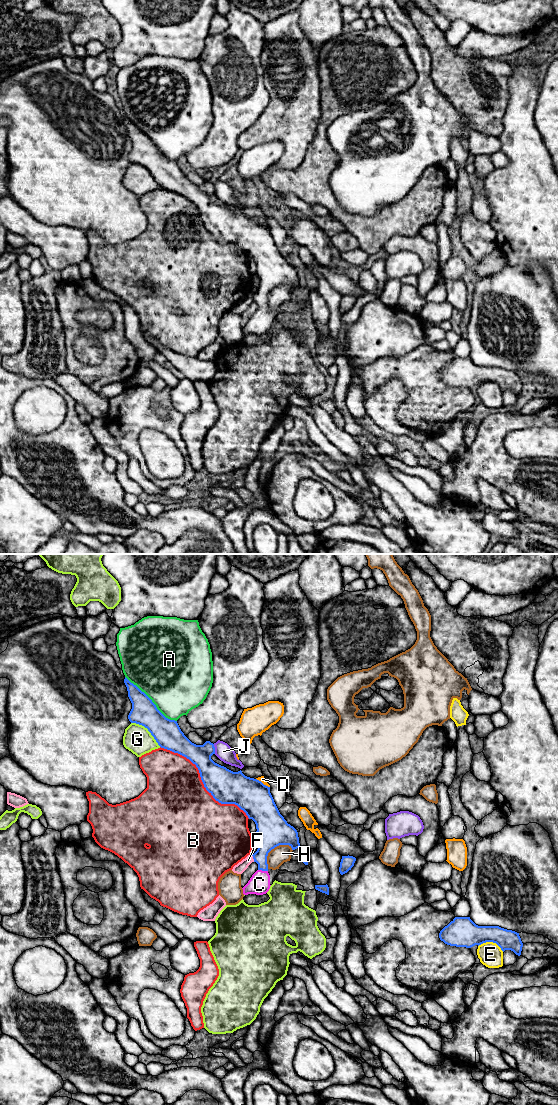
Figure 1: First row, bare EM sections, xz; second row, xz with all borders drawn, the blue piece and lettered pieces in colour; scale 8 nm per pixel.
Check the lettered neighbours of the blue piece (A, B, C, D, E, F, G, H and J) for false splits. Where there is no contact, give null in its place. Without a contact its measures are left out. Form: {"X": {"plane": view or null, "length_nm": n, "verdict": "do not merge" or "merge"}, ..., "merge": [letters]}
{"A": {"plane": "xz", "length_nm": 550, "verdict": "do not merge"}, "B": {"plane": "xz", "length_nm": 900, "verdict": "do not merge"}, "C": {"plane": "xz", "length_nm": 80, "verdict": "merge"}, "D": {"plane": "xz", "length_nm": 130, "verdict": "do not merge"}, "E": {"plane": "xz", "length_nm": 220, "verdict": "do not merge"}, "F": {"plane": "xz", "length_nm": 60, "verdict": "do not merge"}, "G": {"plane": "xz", "length_nm": 300, "verdict": "do not merge"}, "H": {"plane": "xz", "length_nm": 260, "verdict": "do not merge"}, "J": {"plane": "xz", "length_nm": 80, "verdict": "do not merge"}, "merge": ["C"]}

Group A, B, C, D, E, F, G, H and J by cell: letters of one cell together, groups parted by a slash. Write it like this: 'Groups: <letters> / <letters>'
Groups: A / B / C / D / E / F / G / H / J

